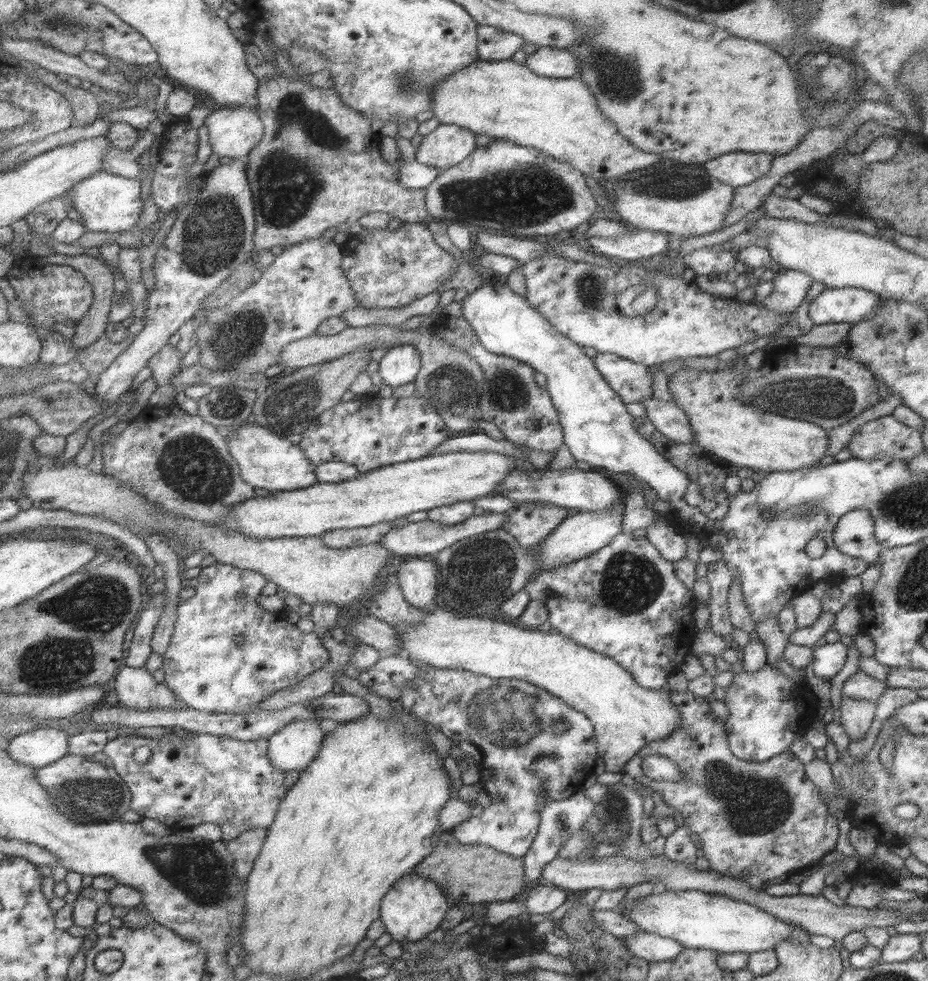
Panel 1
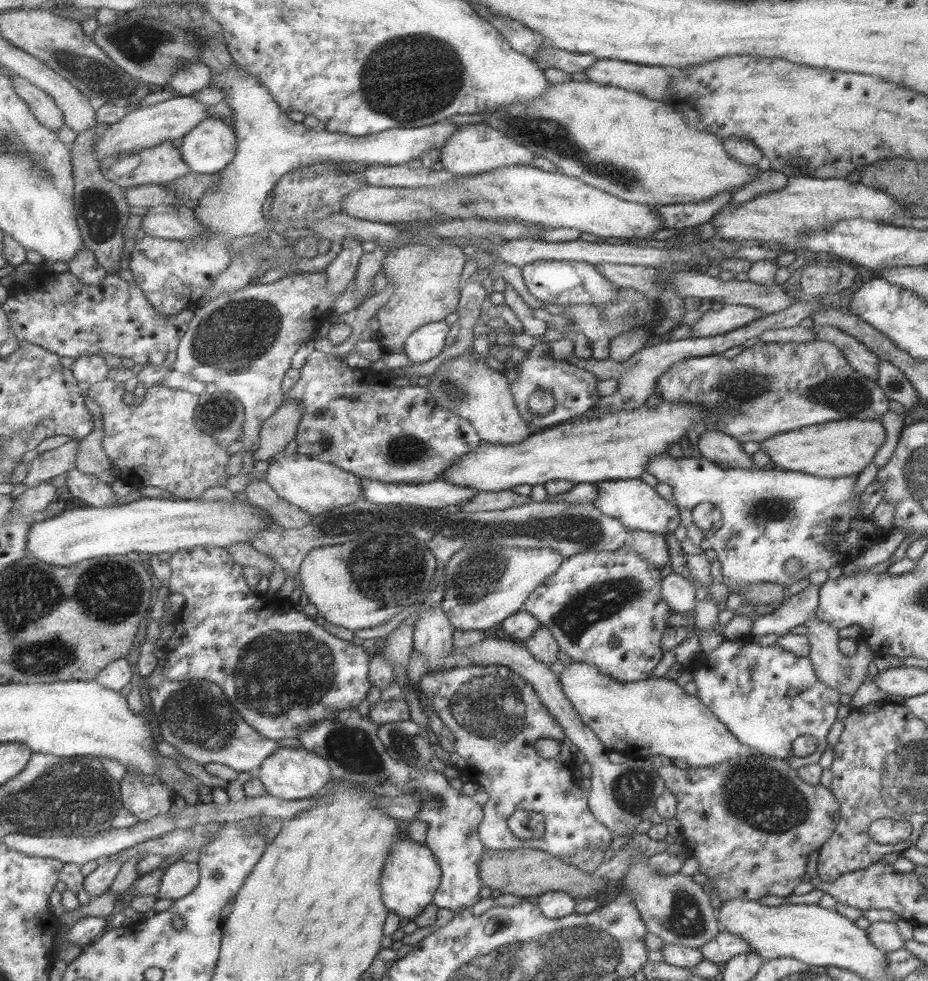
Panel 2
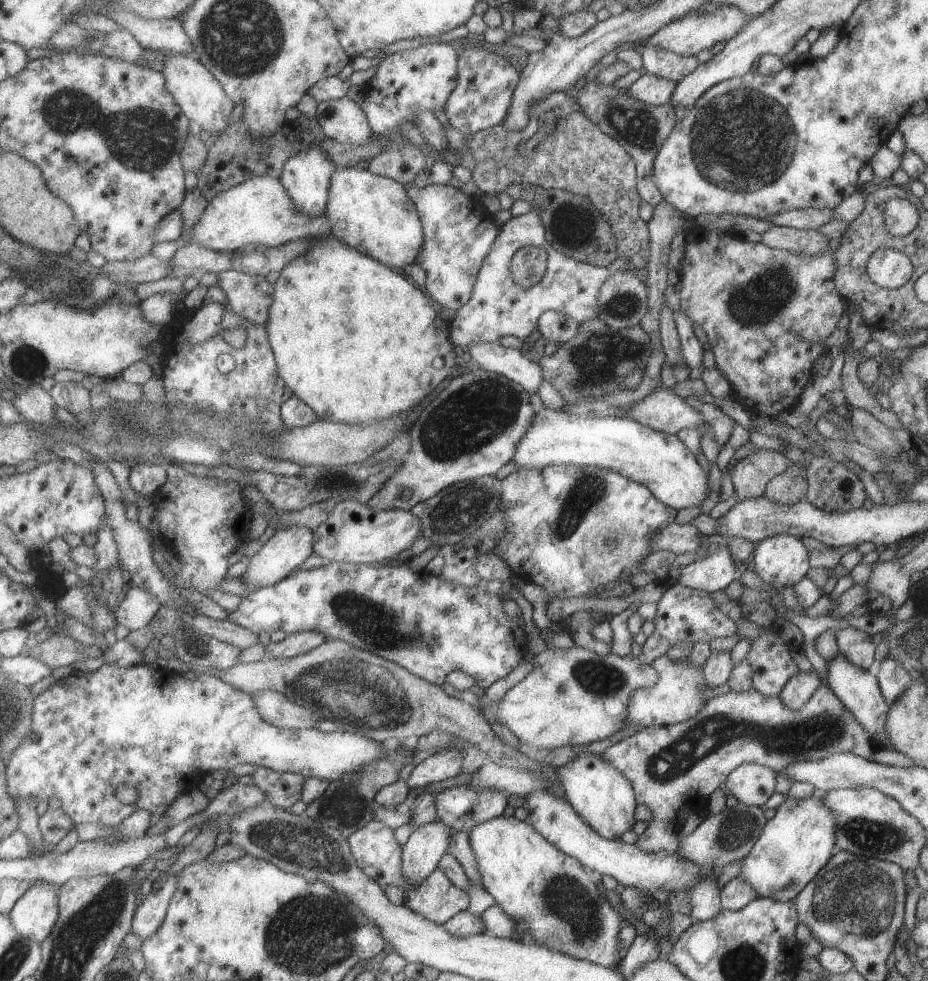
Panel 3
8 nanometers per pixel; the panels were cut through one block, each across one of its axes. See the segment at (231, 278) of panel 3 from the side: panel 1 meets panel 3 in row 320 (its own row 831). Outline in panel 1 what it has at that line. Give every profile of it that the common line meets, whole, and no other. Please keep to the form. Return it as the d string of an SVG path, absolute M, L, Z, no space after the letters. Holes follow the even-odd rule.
M256 828L251 832L244 832L244 834L239 835L239 838L225 840L236 860L236 869L241 880L253 872L267 835L267 828Z

